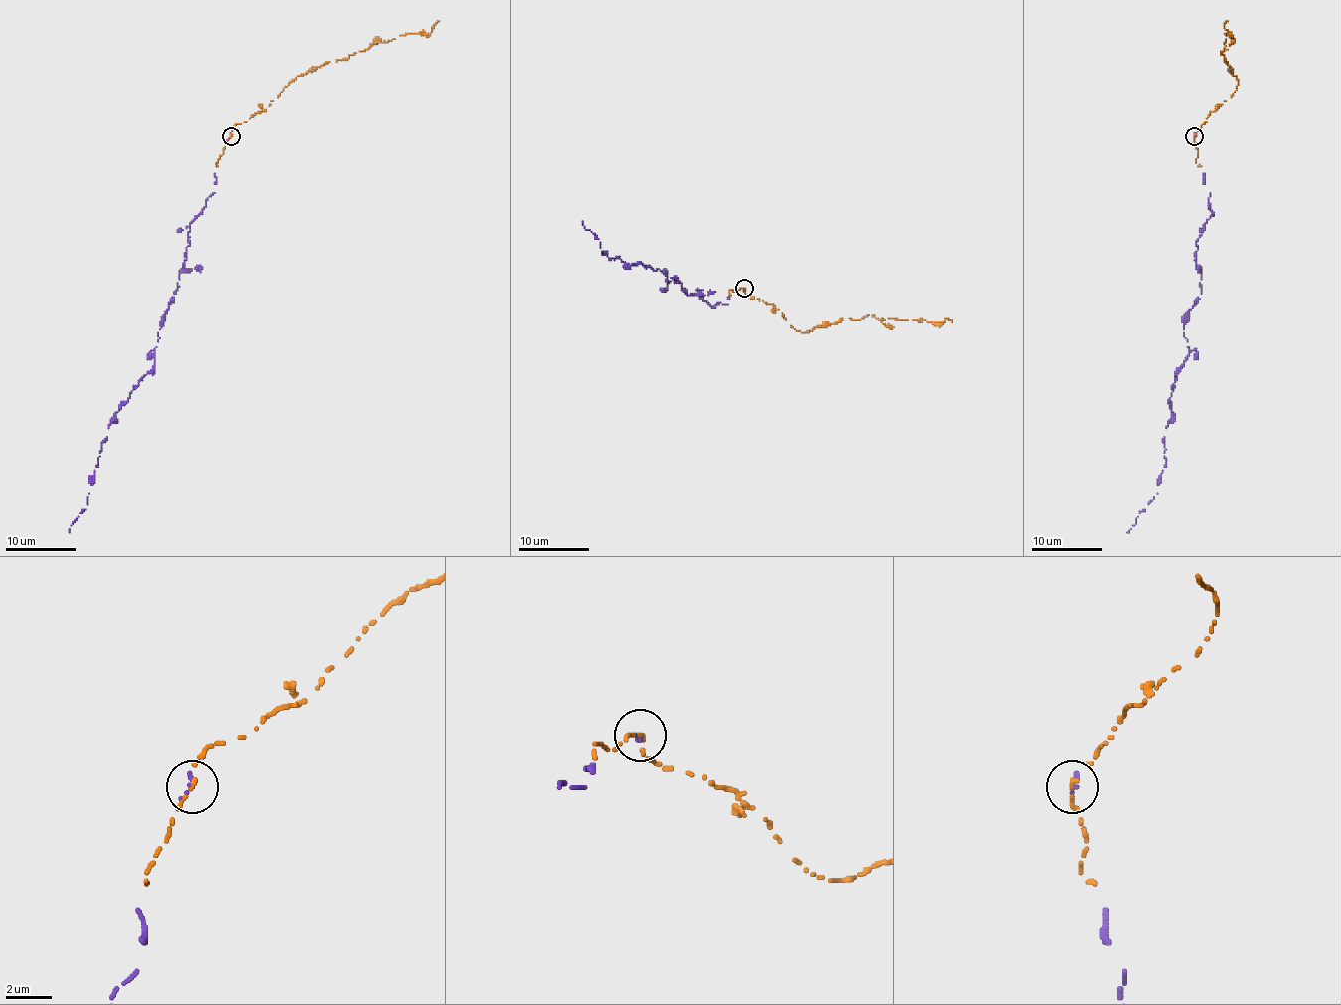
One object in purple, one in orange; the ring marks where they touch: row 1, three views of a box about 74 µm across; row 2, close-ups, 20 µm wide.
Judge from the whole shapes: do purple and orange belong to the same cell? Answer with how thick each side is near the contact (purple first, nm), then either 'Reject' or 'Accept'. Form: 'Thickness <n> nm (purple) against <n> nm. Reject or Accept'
Thickness 200 nm (purple) against 170 nm. Accept

